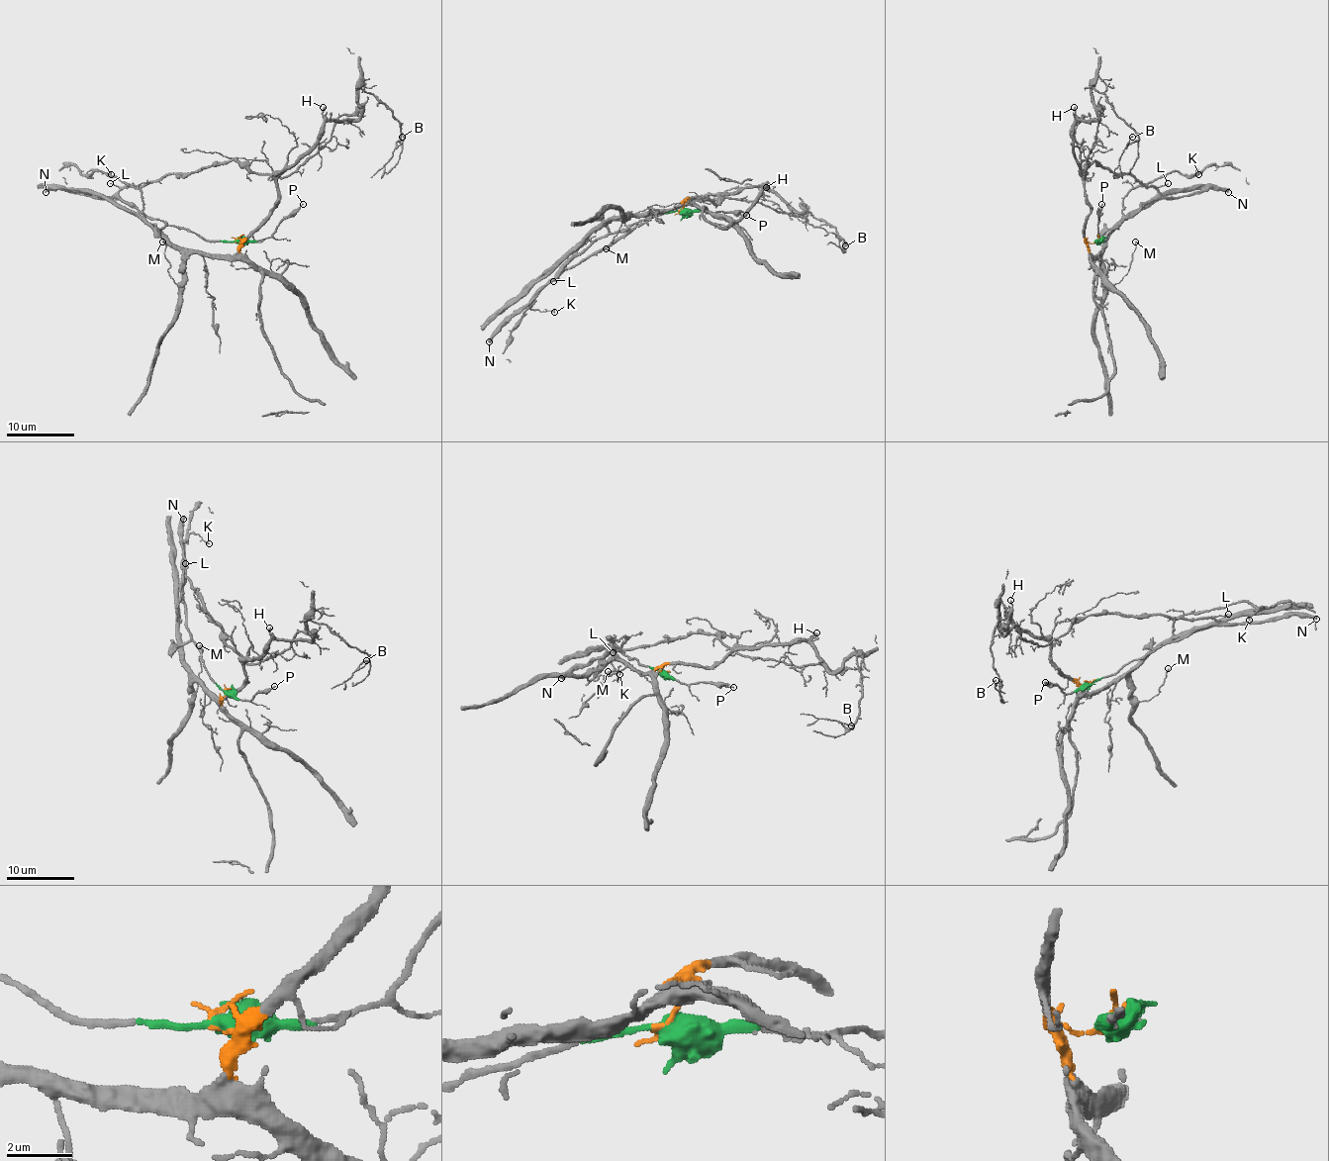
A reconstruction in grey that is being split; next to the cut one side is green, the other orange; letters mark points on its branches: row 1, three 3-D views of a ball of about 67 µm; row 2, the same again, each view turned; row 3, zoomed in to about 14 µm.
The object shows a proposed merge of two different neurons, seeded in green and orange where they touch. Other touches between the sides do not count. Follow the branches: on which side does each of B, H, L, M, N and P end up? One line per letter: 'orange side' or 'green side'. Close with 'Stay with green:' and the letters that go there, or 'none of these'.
B: orange side
H: orange side
L: green side
M: orange side
N: green side
P: green side
Stay with green: L, N, P

